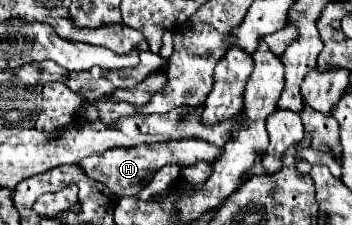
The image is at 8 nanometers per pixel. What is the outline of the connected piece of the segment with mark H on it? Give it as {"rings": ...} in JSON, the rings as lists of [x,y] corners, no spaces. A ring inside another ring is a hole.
{"rings":[[[190,138],[190,140],[178,140],[178,142],[140,144],[140,146],[132,146],[132,148],[110,148],[104,154],[88,156],[76,164],[84,170],[86,176],[104,184],[106,188],[110,188],[110,192],[114,192],[116,196],[122,198],[122,196],[134,196],[142,188],[146,188],[150,184],[150,178],[166,164],[174,164],[178,168],[190,168],[192,164],[198,164],[198,162],[212,164],[214,160],[218,160],[222,156],[222,152],[224,152],[224,148],[220,148],[220,146]]]}

